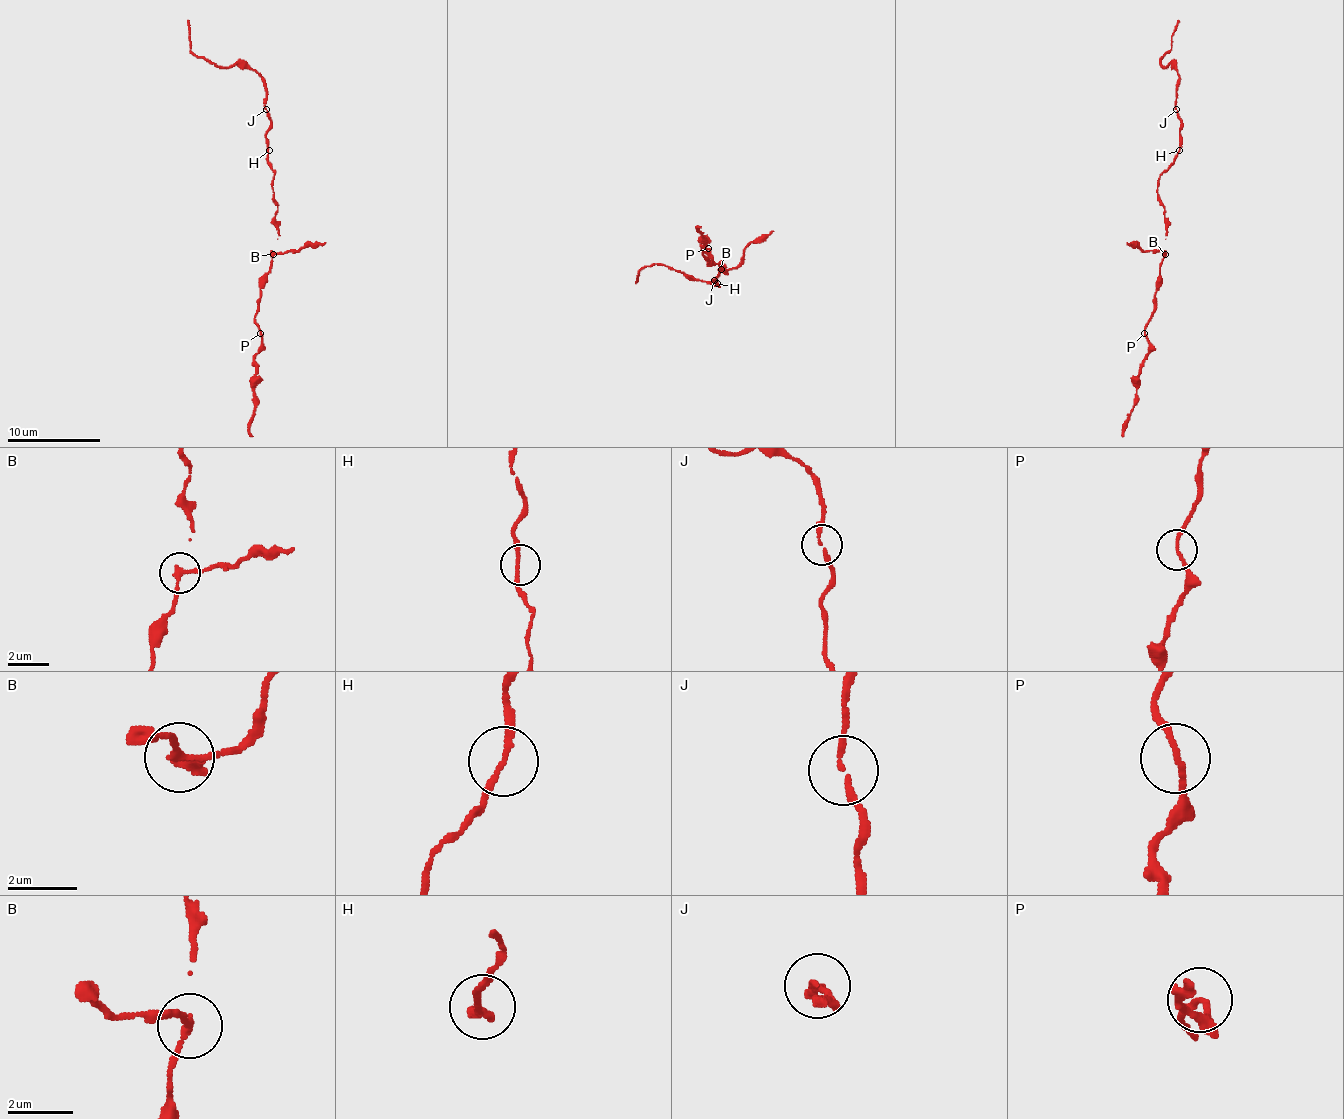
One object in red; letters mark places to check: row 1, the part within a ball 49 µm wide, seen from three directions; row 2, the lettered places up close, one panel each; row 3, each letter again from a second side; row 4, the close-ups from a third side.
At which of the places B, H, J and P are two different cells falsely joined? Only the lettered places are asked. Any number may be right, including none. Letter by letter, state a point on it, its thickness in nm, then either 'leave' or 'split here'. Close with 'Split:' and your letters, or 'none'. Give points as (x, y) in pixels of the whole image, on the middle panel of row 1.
B: at (721, 269); 190 nm thick; split here
H: at (717, 283); 170 nm thick; leave
J: at (714, 280); 150 nm thick; leave
P: at (708, 248); 150 nm thick; split here
Split: B, P

